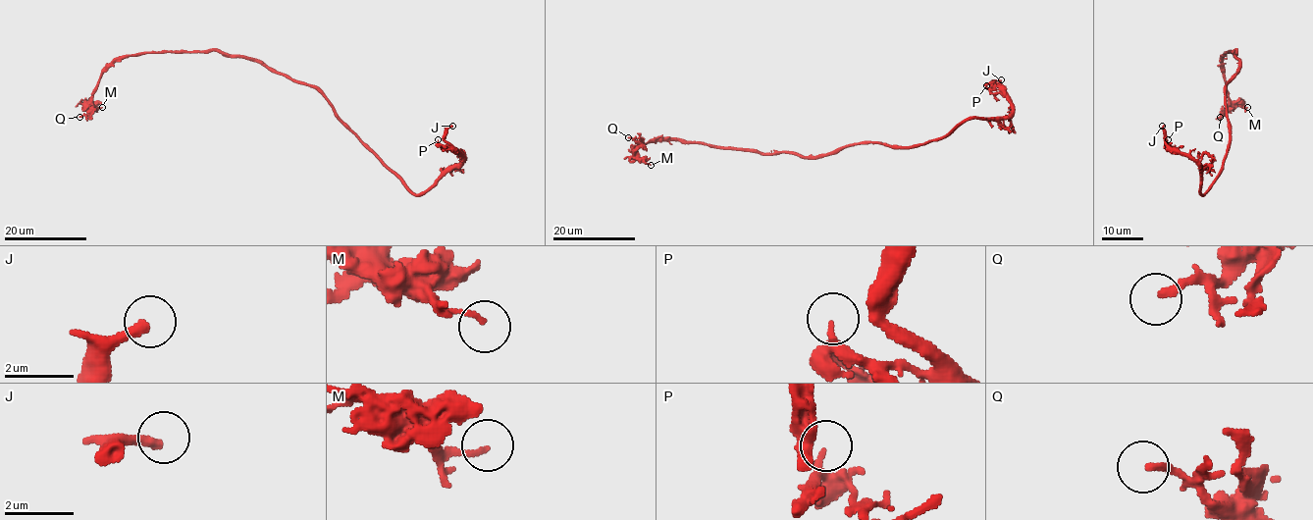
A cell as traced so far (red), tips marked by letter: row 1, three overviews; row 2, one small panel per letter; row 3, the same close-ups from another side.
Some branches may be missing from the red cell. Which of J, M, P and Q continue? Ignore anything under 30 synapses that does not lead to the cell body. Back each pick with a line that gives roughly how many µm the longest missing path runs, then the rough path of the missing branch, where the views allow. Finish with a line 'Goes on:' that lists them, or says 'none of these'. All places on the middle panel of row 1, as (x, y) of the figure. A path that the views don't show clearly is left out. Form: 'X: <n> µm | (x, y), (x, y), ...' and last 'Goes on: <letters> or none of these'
J: 4 µm | (1001, 79), (1009, 91)
Goes on: J

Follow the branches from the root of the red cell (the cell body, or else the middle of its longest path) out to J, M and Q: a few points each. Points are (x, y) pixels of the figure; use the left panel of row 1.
J: (306, 83), (416, 194), (427, 192), (461, 161), (462, 157), (445, 139), (445, 132), (452, 126)
M: (306, 83), (216, 50), (139, 52), (118, 56), (103, 73), (88, 102), (102, 107)
Q: (306, 83), (216, 50), (139, 52), (118, 56), (107, 68), (90, 110), (79, 117)

